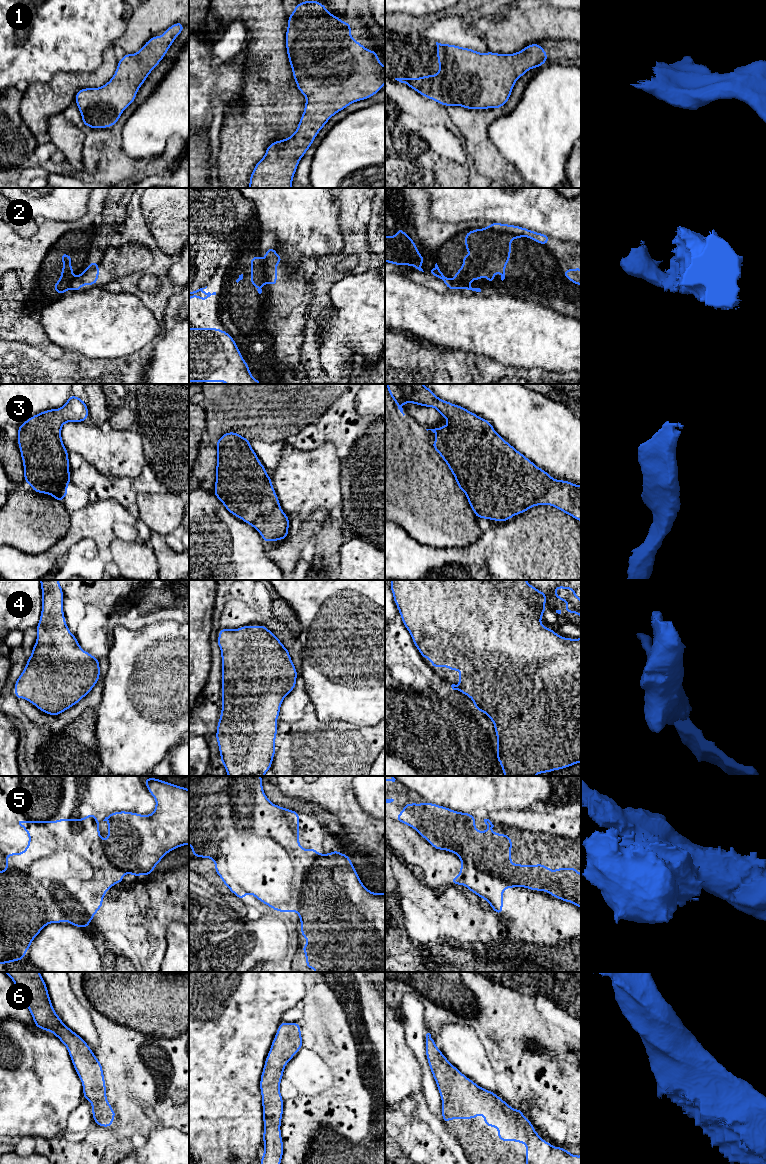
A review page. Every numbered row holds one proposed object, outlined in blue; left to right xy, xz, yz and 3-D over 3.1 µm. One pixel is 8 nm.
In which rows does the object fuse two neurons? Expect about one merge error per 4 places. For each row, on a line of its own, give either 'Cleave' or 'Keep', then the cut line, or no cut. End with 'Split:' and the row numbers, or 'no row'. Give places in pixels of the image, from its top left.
1: Keep. No split
2: Cleave. Split along yz (453, 280), (464, 283), (468, 287)
3: Keep. No split
4: Keep. No split
5: Cleave. Split along xz (307, 850), (305, 880), (297, 891), (297, 909), (295, 911)
6: Keep. No split
Split: 2, 5

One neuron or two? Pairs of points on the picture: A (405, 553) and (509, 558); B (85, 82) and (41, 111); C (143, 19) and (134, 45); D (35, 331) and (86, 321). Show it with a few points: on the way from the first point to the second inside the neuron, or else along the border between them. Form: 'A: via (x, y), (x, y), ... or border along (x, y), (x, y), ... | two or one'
A: via (431, 557), (483, 556) | one
B: via (74, 82), (68, 84), (52, 100) | one
C: via (141, 25), (134, 39) | one
D: border along (40, 322), (44, 331) | two

